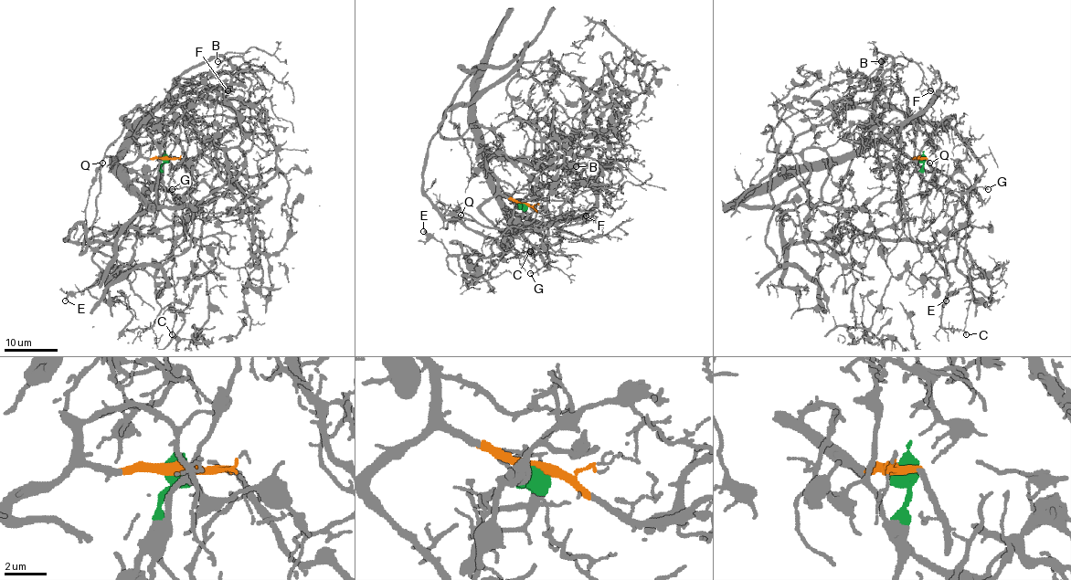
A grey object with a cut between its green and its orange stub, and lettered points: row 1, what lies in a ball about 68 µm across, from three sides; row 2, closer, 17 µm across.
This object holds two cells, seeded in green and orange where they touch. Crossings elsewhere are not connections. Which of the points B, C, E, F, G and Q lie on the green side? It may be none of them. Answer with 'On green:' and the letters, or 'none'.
On green: E, Q

